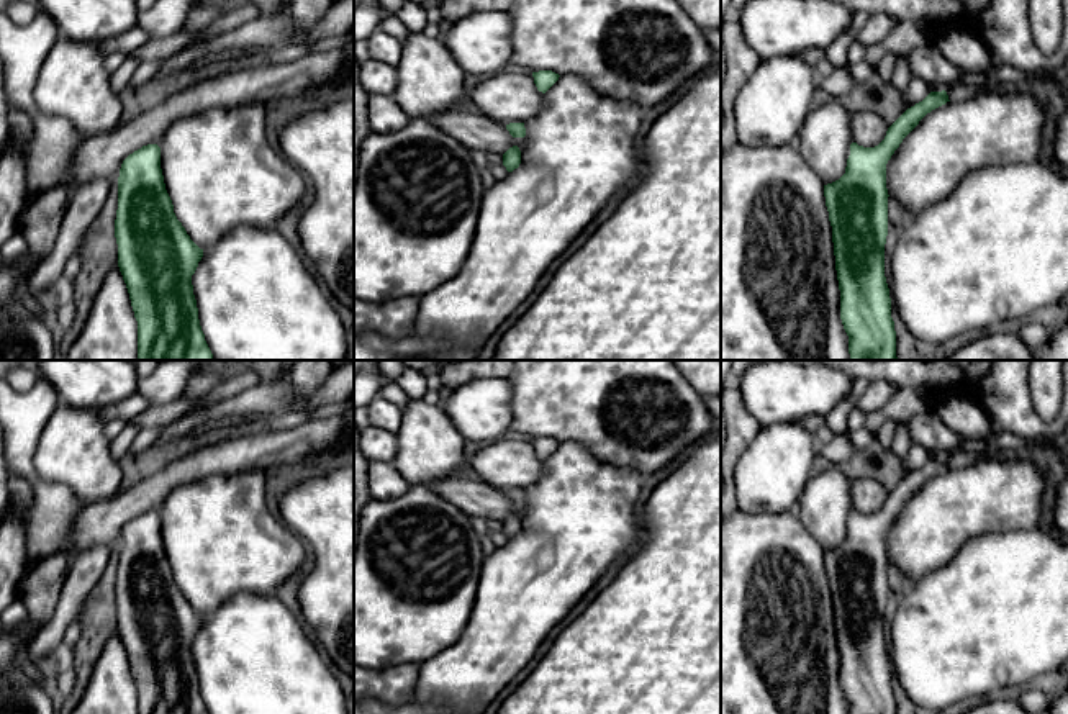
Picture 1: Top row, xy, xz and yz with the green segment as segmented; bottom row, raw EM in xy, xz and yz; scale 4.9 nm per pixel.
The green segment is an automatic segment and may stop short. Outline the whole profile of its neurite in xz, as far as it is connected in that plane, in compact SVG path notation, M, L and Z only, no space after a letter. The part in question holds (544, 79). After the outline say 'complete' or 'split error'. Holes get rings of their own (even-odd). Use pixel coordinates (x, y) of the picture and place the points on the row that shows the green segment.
M539 70L532 72L532 77L537 90L545 93L559 80L560 75L552 70Z | complete

